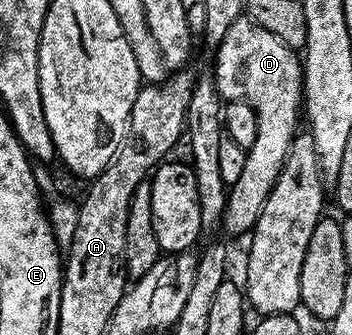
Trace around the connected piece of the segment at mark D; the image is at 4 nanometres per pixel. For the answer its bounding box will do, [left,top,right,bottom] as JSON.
[213,17,305,236]

